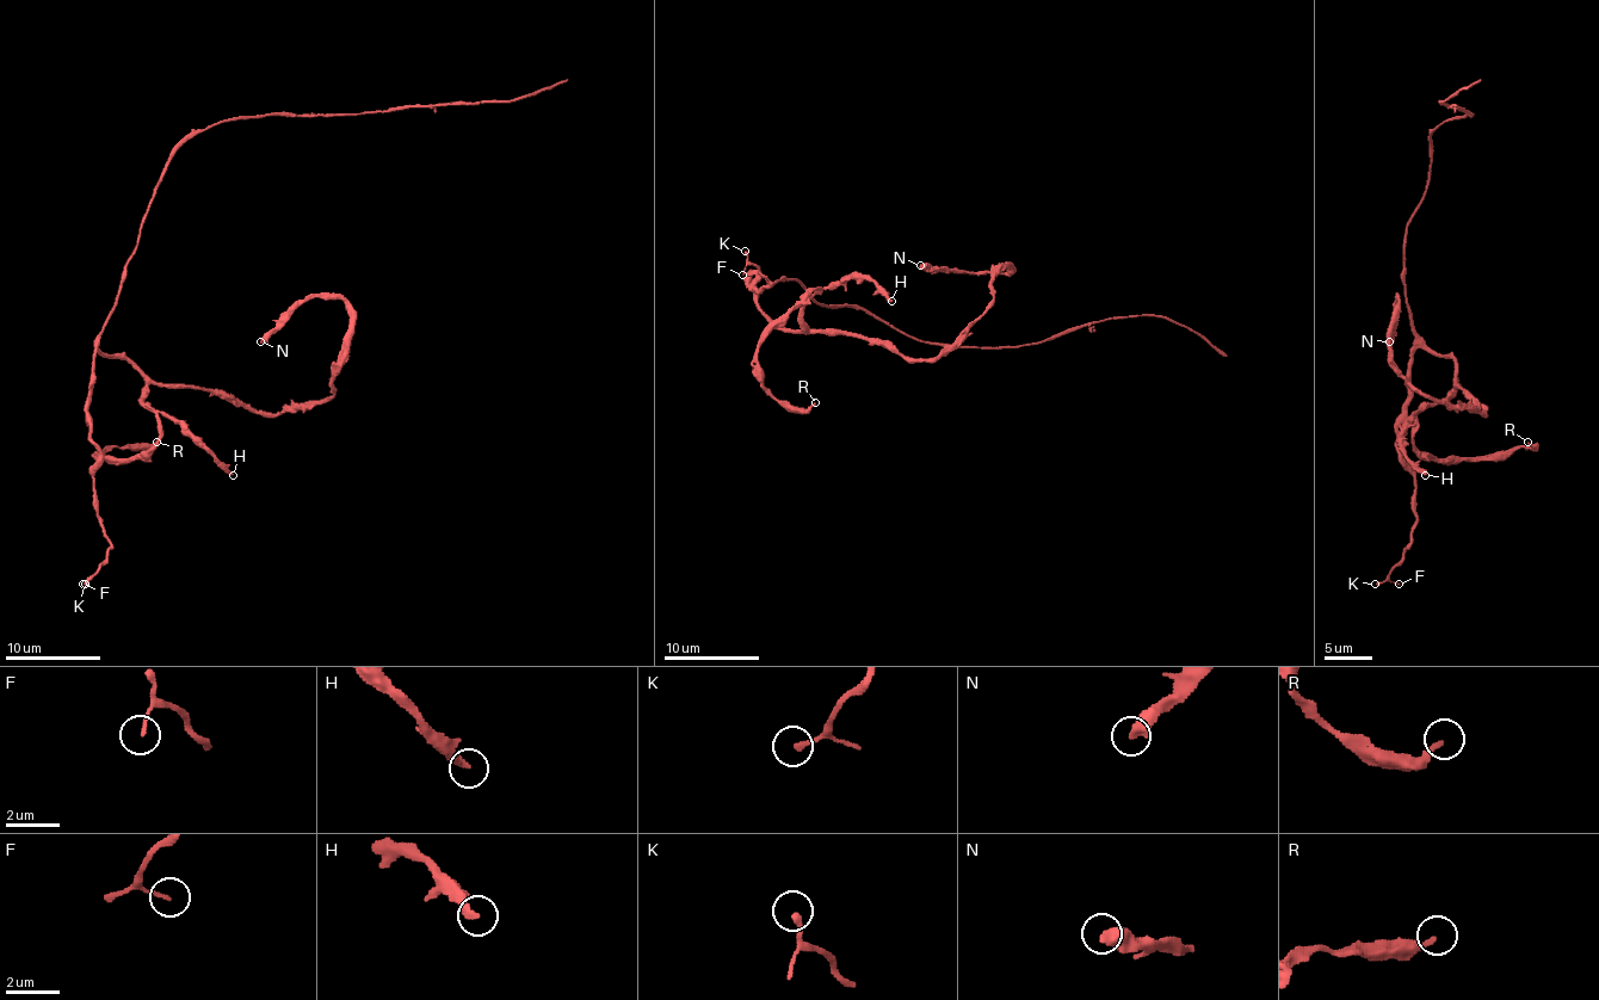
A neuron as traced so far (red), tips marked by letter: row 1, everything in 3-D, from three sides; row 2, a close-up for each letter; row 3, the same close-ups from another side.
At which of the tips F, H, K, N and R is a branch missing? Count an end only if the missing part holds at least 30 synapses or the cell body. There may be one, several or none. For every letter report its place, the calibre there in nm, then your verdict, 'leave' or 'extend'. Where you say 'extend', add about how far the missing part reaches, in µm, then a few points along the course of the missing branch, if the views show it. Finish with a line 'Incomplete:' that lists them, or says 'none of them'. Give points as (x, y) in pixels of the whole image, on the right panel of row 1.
F: at (1399, 584); 100 nm thick; leave
H: at (1425, 475); 280 nm thick; leave
K: at (1375, 584); 200 nm thick; leave
N: at (1389, 341); 460 nm thick; leave
R: at (1527, 442); 200 nm thick; leave
Incomplete: none of them

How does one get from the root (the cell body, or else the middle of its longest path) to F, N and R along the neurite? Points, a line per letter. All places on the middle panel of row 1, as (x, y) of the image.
F: (783, 279), (759, 291), (749, 275), (759, 277), (754, 291), (766, 277), (754, 265), (742, 275)
N: (783, 279), (757, 301), (778, 325), (937, 359), (1010, 267), (920, 265)
R: (783, 279), (757, 306), (792, 332), (817, 289), (764, 338), (757, 376), (792, 407), (815, 402)

